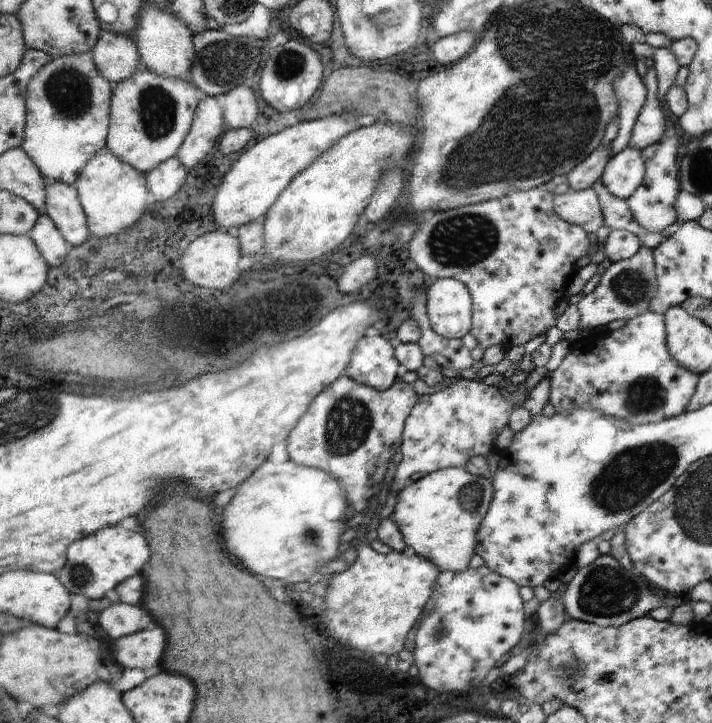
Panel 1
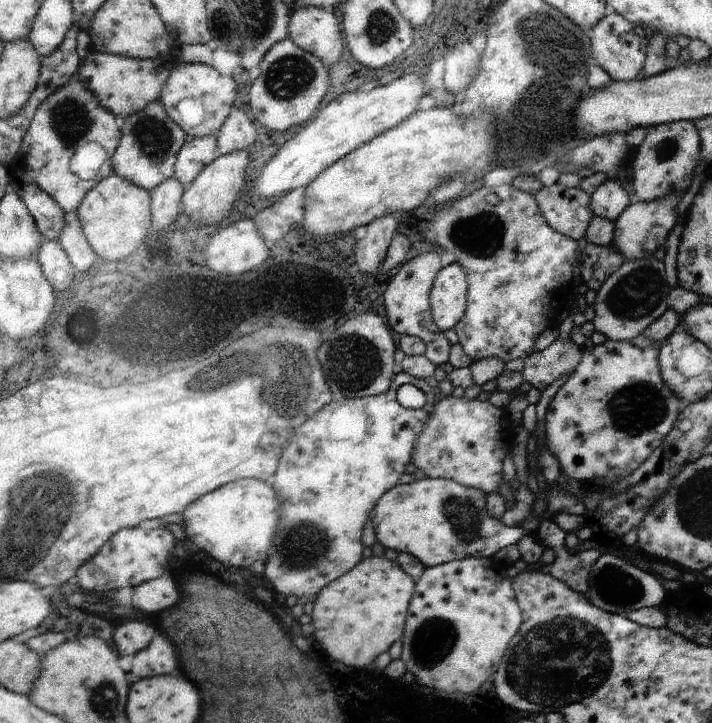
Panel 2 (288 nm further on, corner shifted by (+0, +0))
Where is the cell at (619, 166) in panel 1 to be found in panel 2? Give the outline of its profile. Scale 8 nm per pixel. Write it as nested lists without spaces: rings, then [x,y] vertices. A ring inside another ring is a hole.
[[[613,172],[607,174],[607,180],[603,184],[599,184],[599,188],[591,194],[591,206],[597,216],[613,220],[613,222],[629,206],[629,196],[621,188],[621,184],[613,176]]]

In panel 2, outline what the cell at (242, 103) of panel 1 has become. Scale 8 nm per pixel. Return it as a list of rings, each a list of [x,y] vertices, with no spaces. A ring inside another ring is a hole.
[[[233,108],[231,118],[223,126],[219,136],[219,154],[227,156],[233,152],[241,152],[257,142],[257,122],[251,122],[251,114],[247,110]]]

